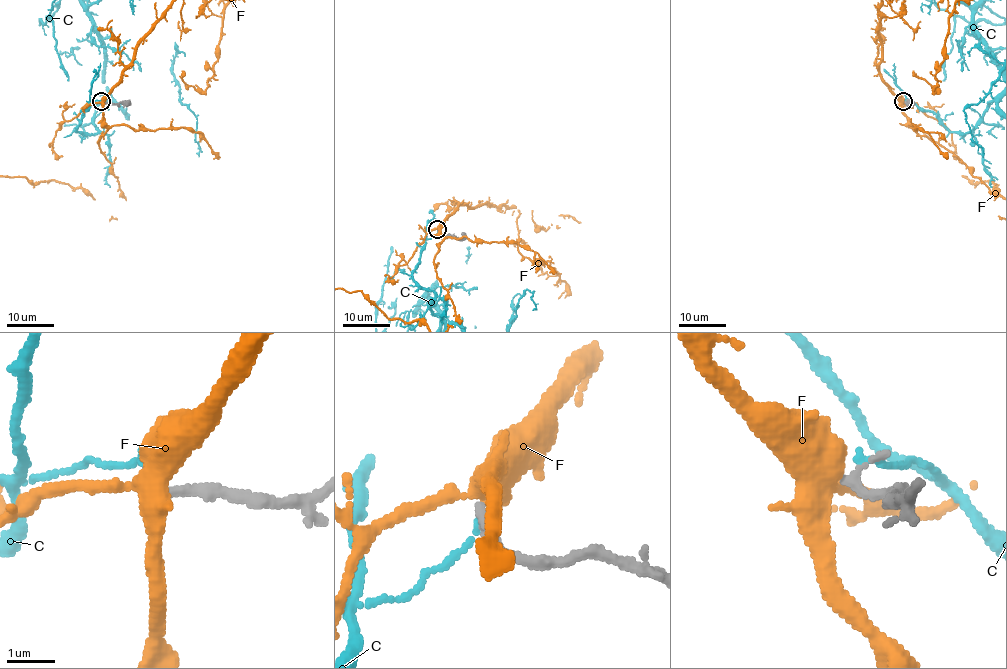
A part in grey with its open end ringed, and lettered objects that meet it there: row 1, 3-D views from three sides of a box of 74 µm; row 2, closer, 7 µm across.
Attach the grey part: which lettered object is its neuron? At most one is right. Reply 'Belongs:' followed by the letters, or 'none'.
Belongs: none

